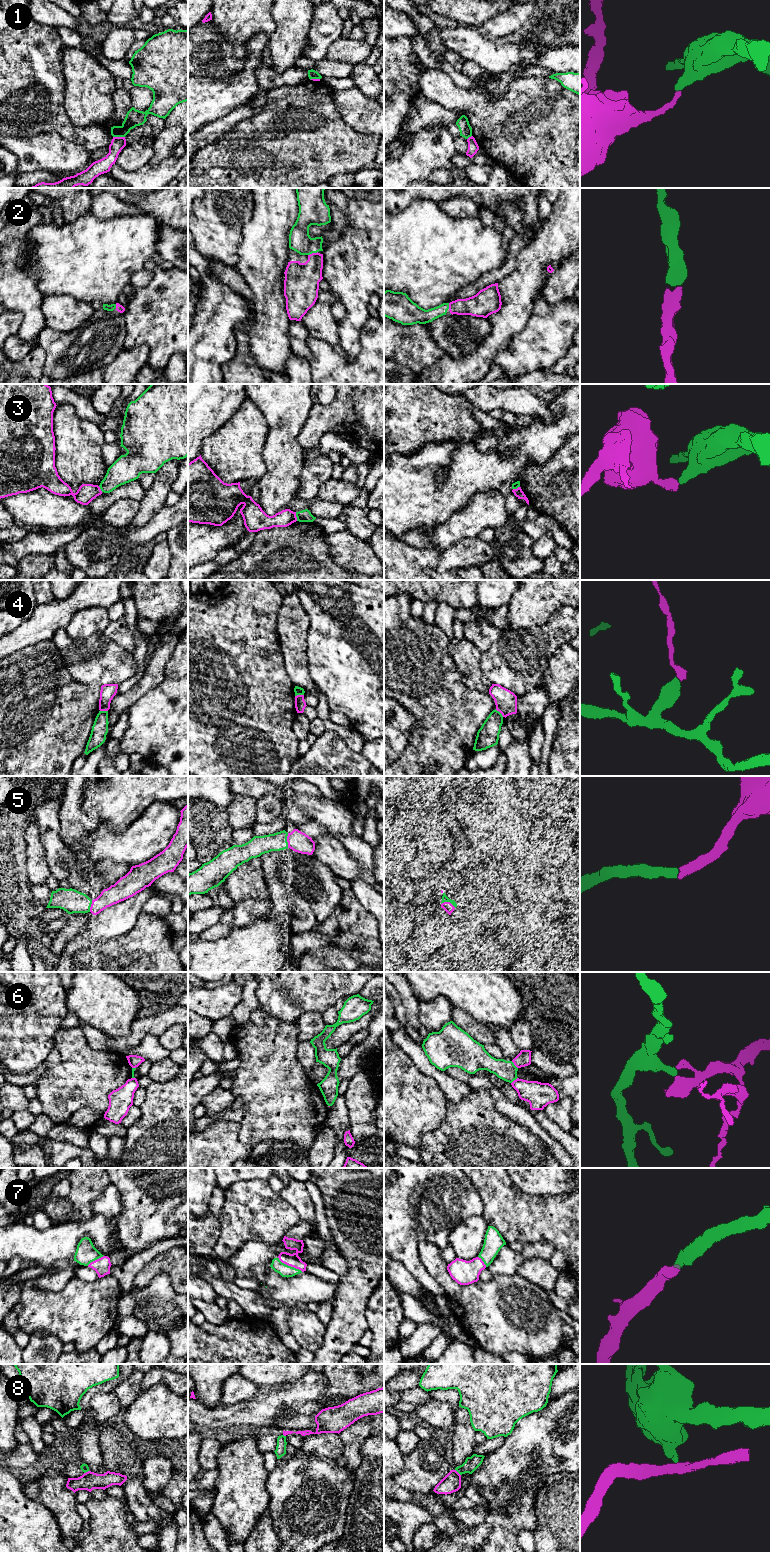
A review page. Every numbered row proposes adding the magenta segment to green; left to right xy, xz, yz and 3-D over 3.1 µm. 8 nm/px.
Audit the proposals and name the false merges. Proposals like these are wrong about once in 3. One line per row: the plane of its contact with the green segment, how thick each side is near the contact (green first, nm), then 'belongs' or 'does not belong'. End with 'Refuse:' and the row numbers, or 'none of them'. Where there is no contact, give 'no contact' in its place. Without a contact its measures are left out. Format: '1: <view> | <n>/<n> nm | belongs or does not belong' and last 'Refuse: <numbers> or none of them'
1: xy | 130/110 nm | does not belong
2: xz | 180/280 nm | belongs
3: xz | 100/130 nm | does not belong
4: xz | 60/90 nm | does not belong
5: xz | 160/160 nm | belongs
6: yz | 160/120 nm | does not belong
7: xz | 100/110 nm | belongs
8: xy | 70/150 nm | does not belong
Refuse: 1, 3, 4, 6, 8

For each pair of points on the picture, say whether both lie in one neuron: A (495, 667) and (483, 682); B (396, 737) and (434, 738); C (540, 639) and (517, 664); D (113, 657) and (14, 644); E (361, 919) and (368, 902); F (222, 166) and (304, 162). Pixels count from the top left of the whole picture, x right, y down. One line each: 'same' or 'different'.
A: different
B: different
C: same
D: different
E: different
F: same

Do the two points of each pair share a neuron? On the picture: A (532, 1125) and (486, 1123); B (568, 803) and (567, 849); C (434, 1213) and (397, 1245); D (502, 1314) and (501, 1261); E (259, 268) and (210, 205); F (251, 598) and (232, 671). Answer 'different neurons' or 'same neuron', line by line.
A: different neurons
B: different neurons
C: same neuron
D: different neurons
E: different neurons
F: same neuron

